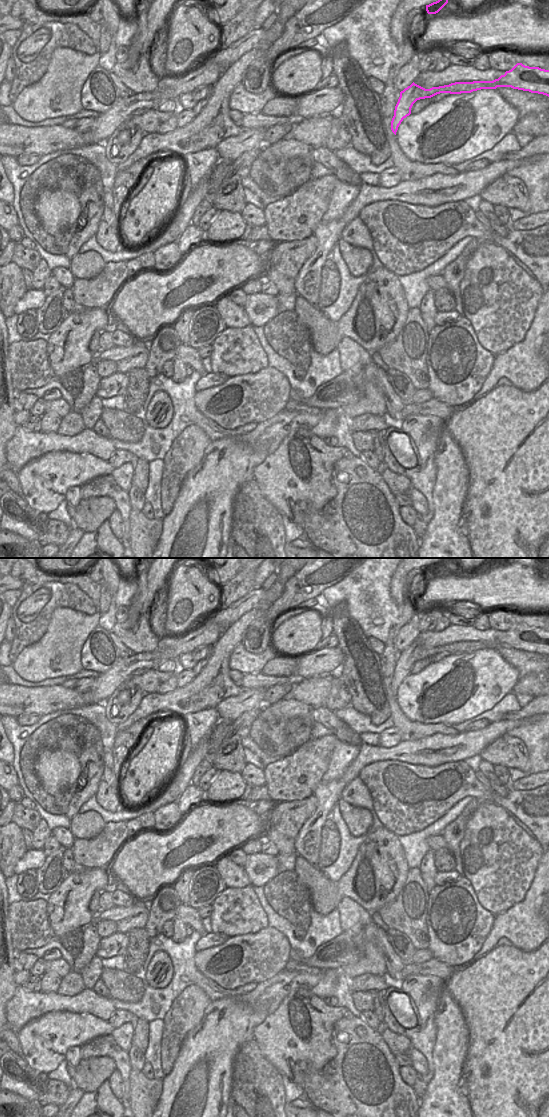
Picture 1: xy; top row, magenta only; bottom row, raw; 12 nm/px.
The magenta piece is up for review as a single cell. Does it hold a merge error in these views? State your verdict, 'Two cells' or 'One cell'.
Two cells

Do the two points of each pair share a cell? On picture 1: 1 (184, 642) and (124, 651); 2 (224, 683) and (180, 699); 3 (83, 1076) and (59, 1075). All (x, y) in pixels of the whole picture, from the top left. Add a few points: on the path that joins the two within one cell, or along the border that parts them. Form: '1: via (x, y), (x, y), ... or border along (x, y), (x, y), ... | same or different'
1: border along (135, 654), (129, 657), (120, 657) | different
2: via (213, 685), (191, 699) | same
3: border along (71, 1078), (74, 1086) | different

